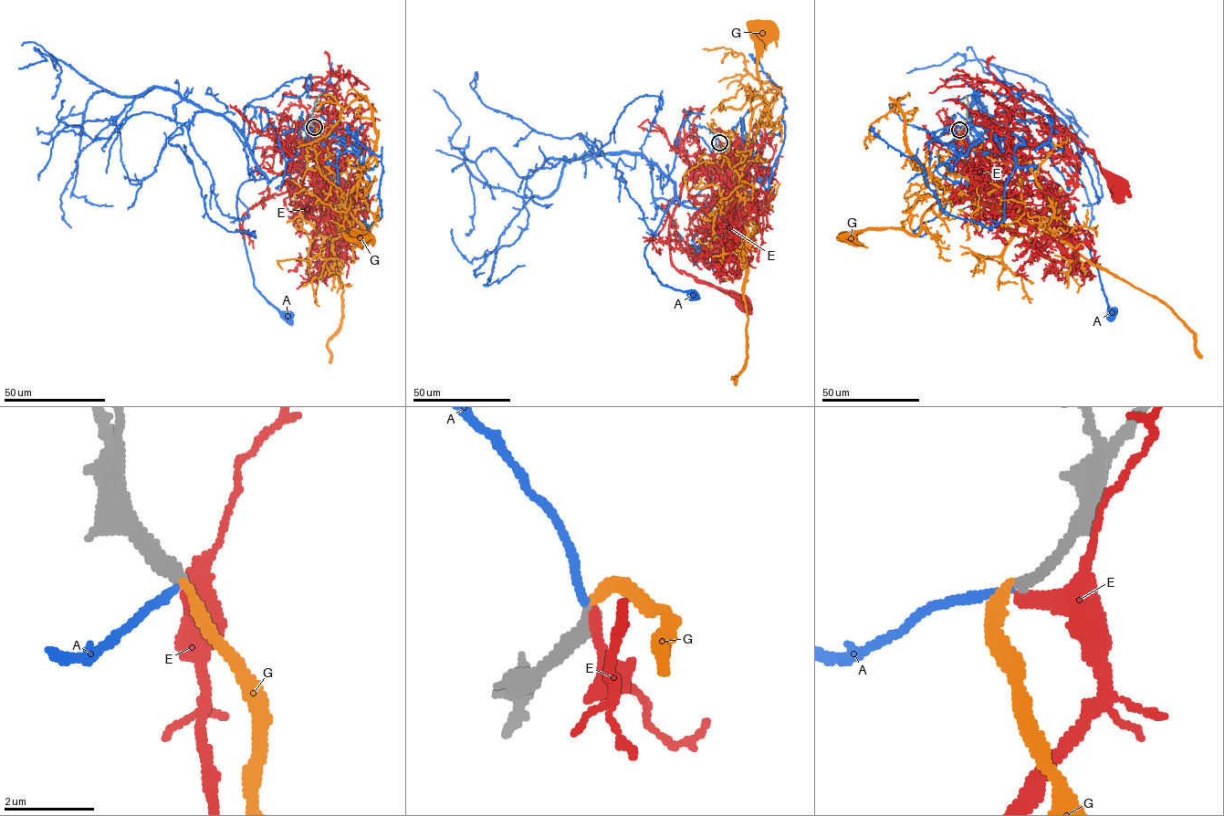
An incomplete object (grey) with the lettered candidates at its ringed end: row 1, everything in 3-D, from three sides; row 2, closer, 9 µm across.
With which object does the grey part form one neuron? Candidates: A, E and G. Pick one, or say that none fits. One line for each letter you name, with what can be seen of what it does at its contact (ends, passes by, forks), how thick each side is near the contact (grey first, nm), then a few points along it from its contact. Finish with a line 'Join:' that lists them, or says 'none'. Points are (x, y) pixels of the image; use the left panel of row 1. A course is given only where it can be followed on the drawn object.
G: it ends; calibres 280 and 200 nm; course (314, 128), (315, 156), (333, 173), (340, 199), (364, 229), (361, 236), (352, 229), (360, 240)
Join: G

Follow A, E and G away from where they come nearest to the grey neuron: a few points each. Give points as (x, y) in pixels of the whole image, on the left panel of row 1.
A: (314, 128), (279, 135), (267, 124), (253, 155), (267, 183), (248, 180), (237, 193), (254, 287), (287, 317)
E: (314, 128), (319, 164), (276, 147), (273, 155), (262, 155), (267, 148), (279, 149), (329, 188), (337, 188)
G: (314, 128), (315, 156), (333, 173), (340, 199), (364, 229), (361, 236), (352, 229), (360, 240)

